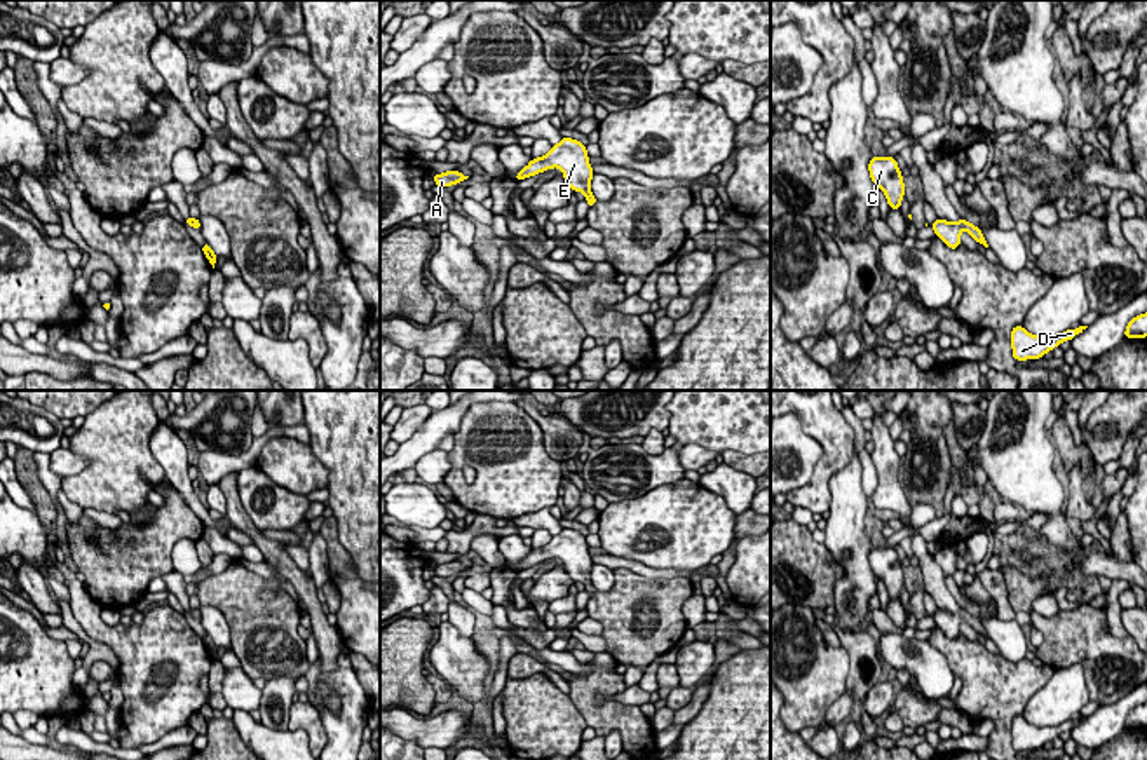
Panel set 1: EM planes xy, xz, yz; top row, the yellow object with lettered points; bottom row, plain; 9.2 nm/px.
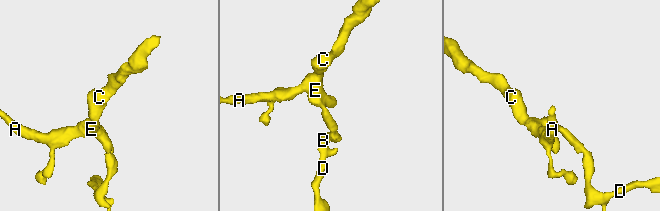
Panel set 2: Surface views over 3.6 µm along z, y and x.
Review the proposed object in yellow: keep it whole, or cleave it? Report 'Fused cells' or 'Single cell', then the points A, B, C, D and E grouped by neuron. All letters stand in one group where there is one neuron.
Single cell. Groups: A B C D E

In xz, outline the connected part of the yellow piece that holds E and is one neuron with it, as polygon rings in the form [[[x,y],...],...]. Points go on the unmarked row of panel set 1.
[[[563,528],[558,535],[553,535],[549,544],[532,549],[530,554],[516,565],[516,572],[560,558],[567,575],[575,582],[582,582],[589,598],[593,598],[596,587],[591,584],[593,558],[587,547],[586,535],[572,528]]]

